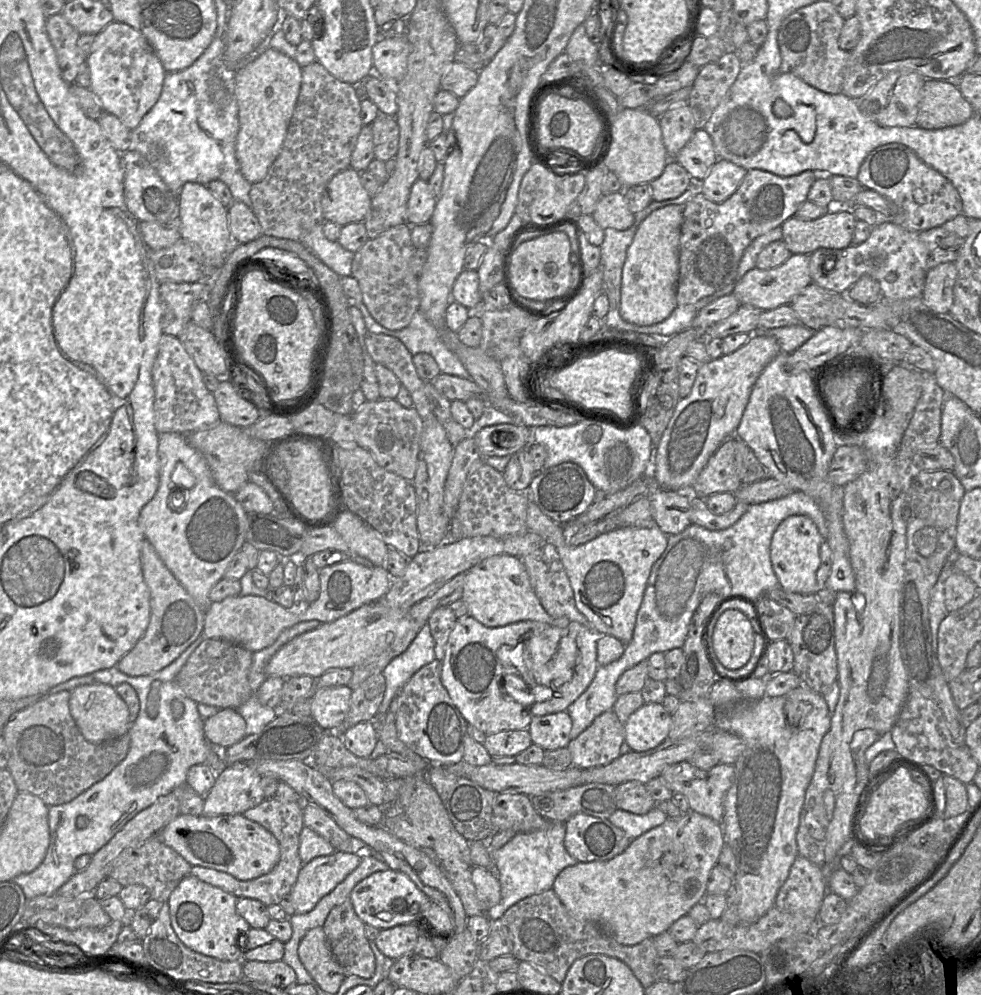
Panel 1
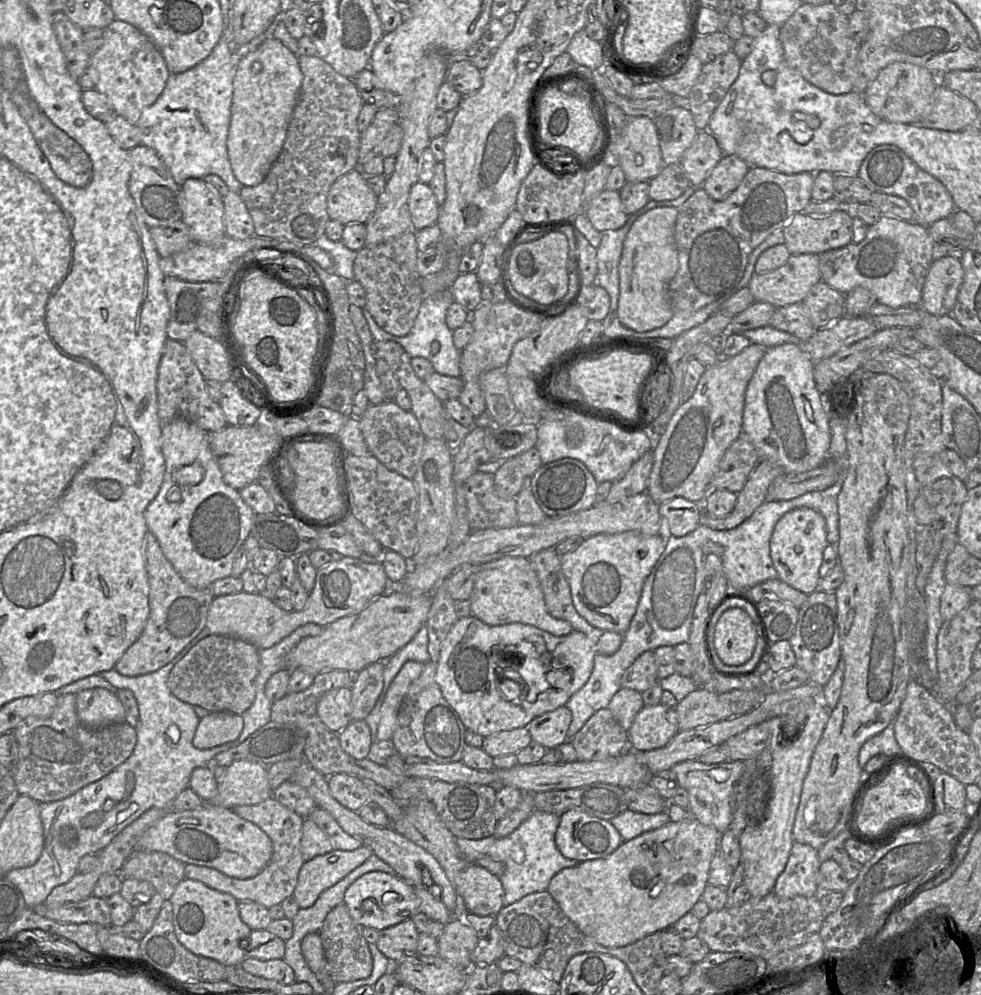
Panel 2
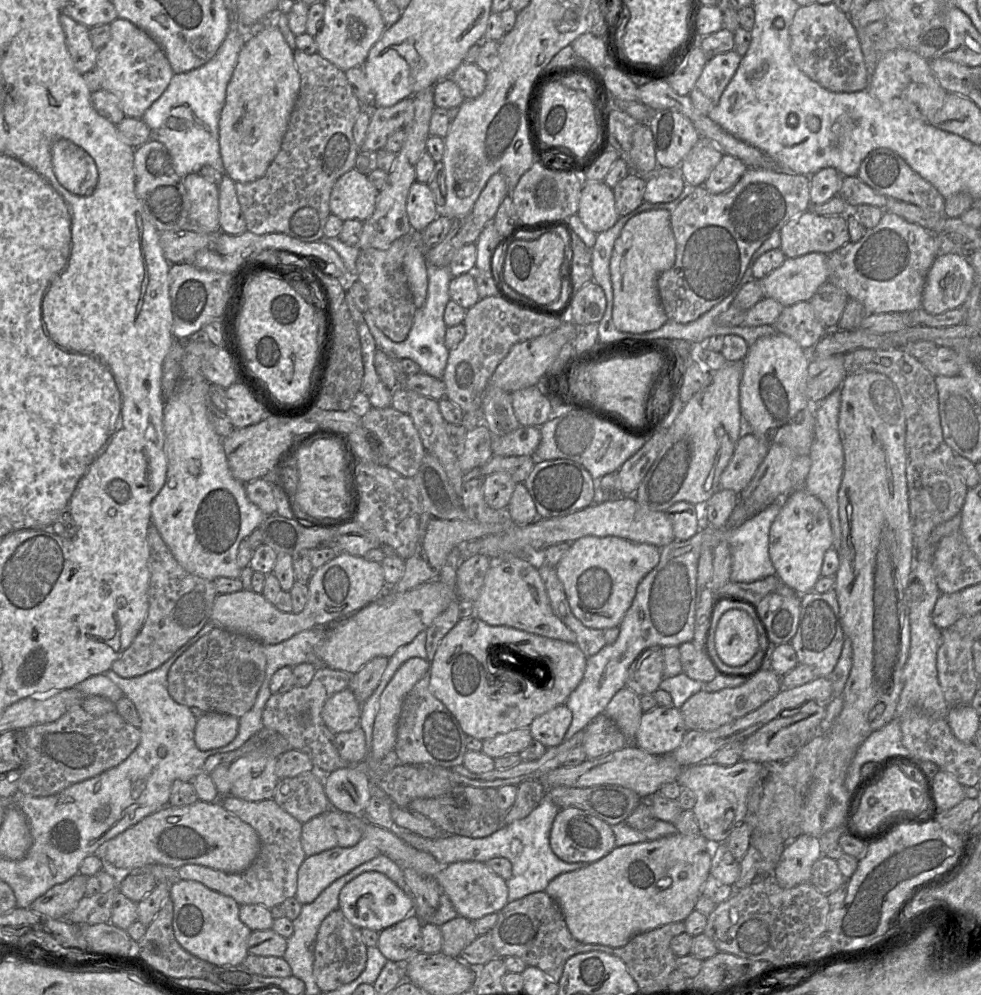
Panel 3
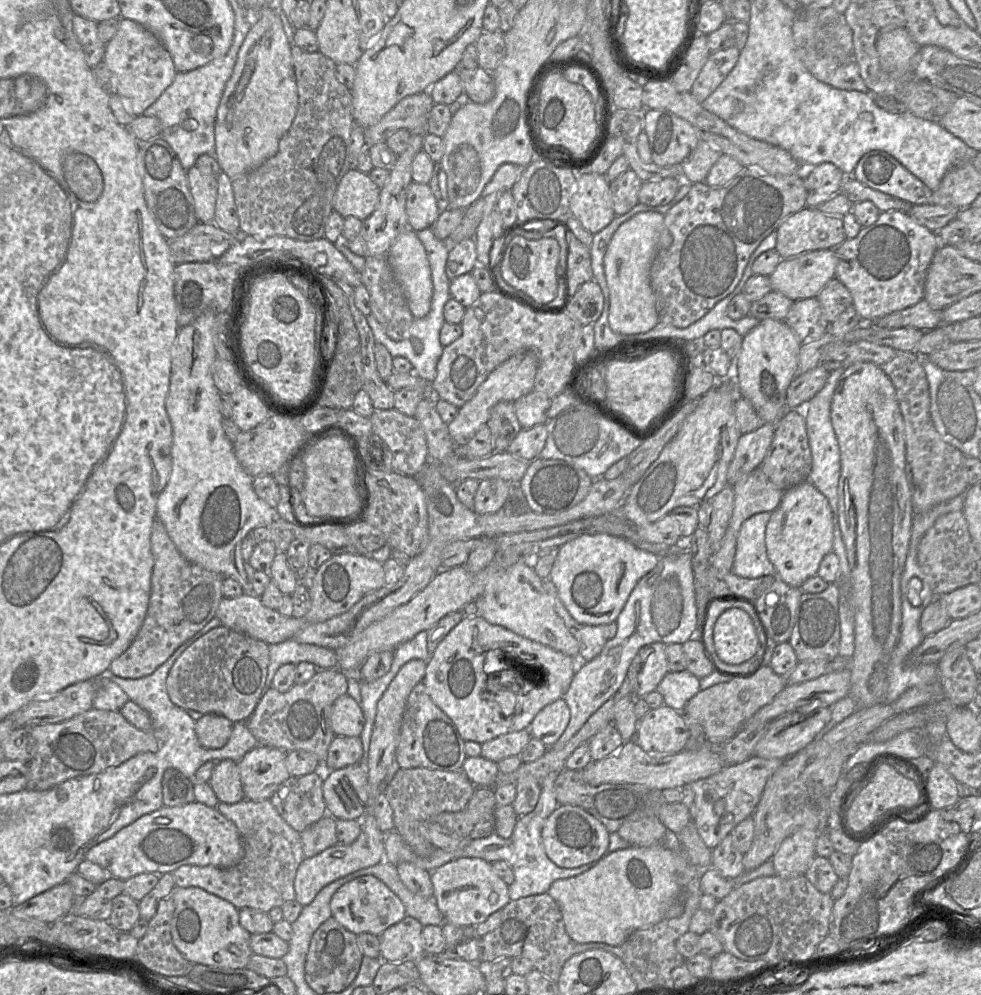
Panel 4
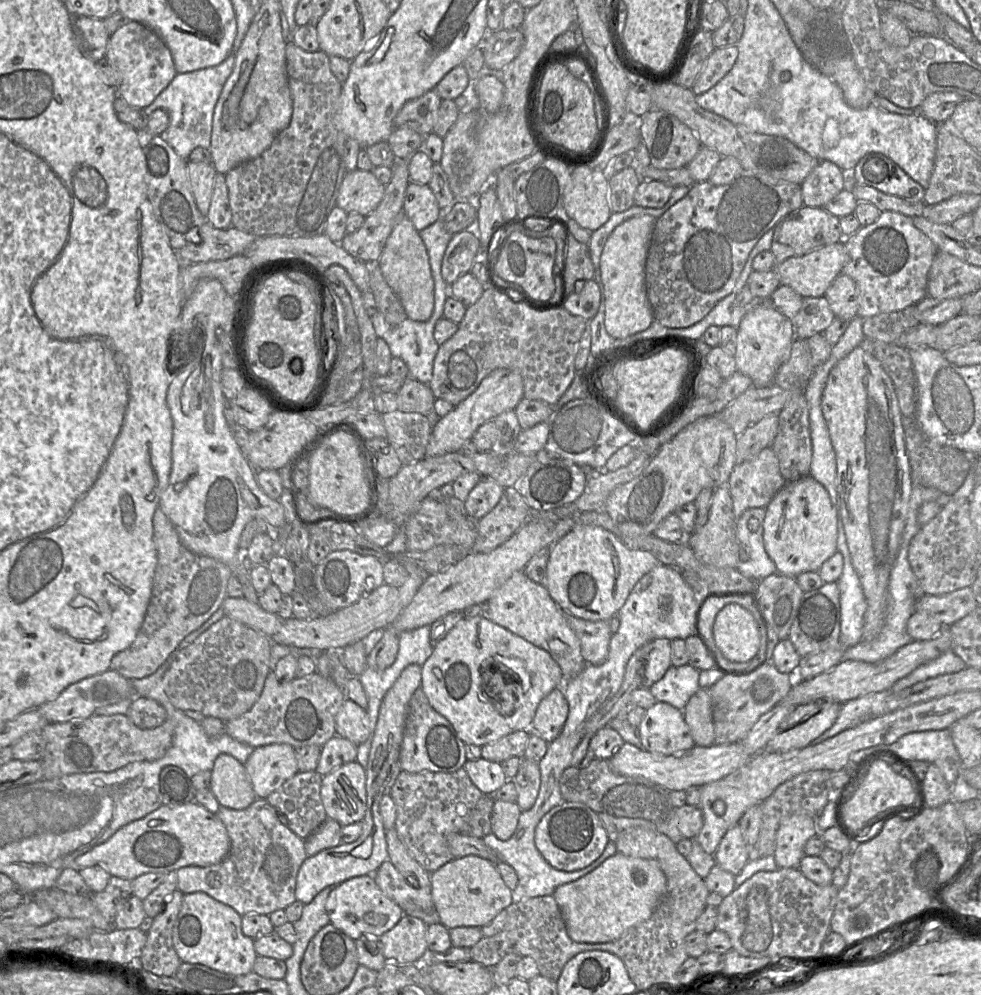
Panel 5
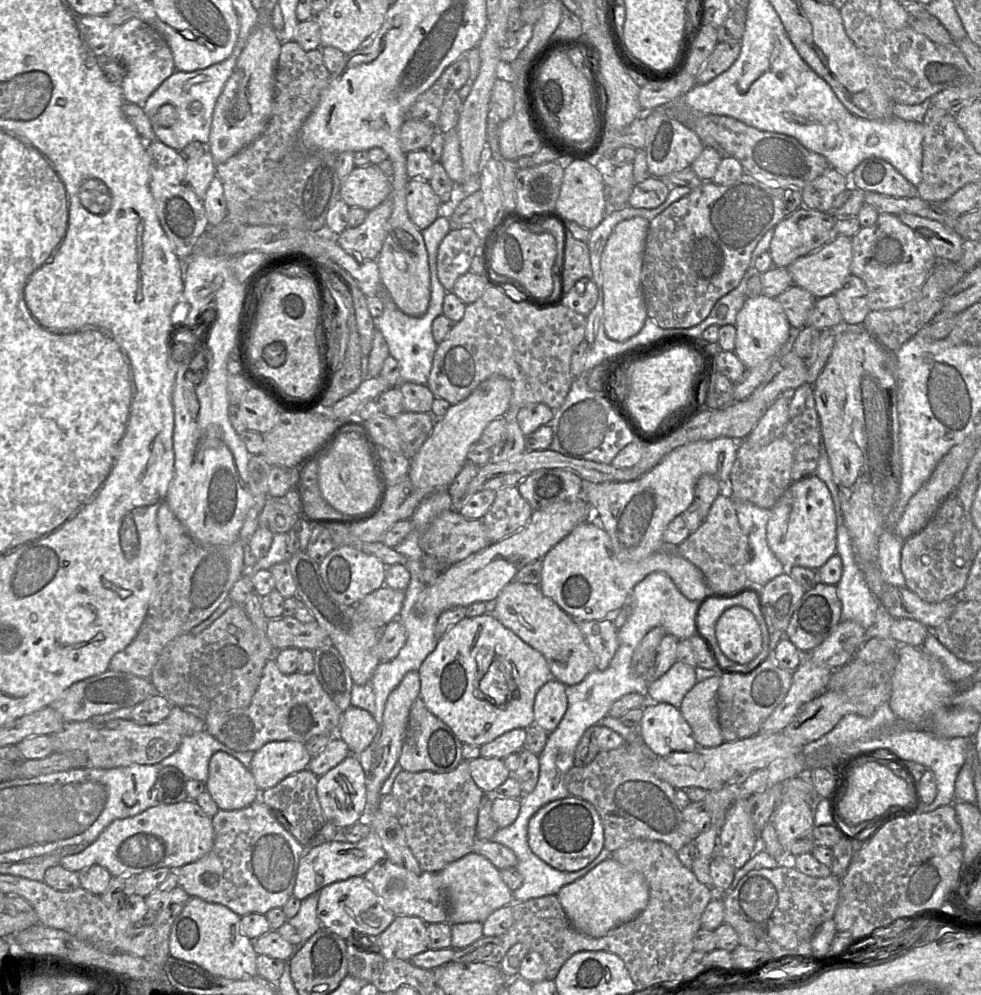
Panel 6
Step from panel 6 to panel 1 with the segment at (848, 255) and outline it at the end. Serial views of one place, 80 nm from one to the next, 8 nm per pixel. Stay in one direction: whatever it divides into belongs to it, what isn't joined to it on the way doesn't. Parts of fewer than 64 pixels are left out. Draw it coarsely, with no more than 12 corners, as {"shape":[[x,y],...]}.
{"shape":[[810,255],[749,270],[735,285],[741,305],[790,305],[812,283]]}

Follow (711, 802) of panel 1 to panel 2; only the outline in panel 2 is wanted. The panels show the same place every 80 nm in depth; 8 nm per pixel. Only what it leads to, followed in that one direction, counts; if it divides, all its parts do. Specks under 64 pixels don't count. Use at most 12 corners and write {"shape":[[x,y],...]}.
{"shape":[[685,761],[665,772],[695,819],[720,834],[744,761]]}

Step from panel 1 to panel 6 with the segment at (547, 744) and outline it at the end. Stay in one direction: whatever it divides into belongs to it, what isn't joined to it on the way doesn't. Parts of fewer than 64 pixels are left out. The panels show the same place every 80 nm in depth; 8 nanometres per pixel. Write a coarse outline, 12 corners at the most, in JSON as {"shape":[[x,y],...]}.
{"shape":[[555,678],[537,692],[535,725],[554,731],[568,707],[566,686]]}

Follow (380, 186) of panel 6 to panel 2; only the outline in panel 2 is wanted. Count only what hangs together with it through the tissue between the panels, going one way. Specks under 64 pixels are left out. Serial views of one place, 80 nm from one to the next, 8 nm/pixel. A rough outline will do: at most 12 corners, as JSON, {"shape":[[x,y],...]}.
{"shape":[[361,167],[339,177],[327,195],[329,218],[366,223],[377,196]]}

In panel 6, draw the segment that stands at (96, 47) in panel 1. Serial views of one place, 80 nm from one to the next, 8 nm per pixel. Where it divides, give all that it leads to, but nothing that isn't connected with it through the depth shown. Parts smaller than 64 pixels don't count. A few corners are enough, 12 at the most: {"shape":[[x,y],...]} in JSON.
{"shape":[[138,17],[108,53],[124,100],[143,104],[176,70],[165,39]]}

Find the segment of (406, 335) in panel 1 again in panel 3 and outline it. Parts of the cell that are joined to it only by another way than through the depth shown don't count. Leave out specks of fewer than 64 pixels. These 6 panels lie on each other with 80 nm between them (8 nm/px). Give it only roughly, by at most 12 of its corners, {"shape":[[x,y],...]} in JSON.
{"shape":[[427,263],[425,304],[403,342],[393,342],[367,311],[376,348],[409,358],[442,379],[449,349],[444,312],[453,278]]}

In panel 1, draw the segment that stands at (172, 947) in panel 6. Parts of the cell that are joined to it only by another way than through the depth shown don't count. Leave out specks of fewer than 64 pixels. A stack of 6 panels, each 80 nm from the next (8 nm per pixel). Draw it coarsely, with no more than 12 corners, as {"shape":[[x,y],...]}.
{"shape":[[195,876],[167,903],[189,949],[242,961],[237,897]]}

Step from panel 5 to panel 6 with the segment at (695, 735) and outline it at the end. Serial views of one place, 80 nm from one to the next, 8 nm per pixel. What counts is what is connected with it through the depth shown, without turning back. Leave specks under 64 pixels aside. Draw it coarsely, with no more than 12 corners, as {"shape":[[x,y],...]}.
{"shape":[[720,676],[697,682],[679,708],[698,747],[725,742]]}

